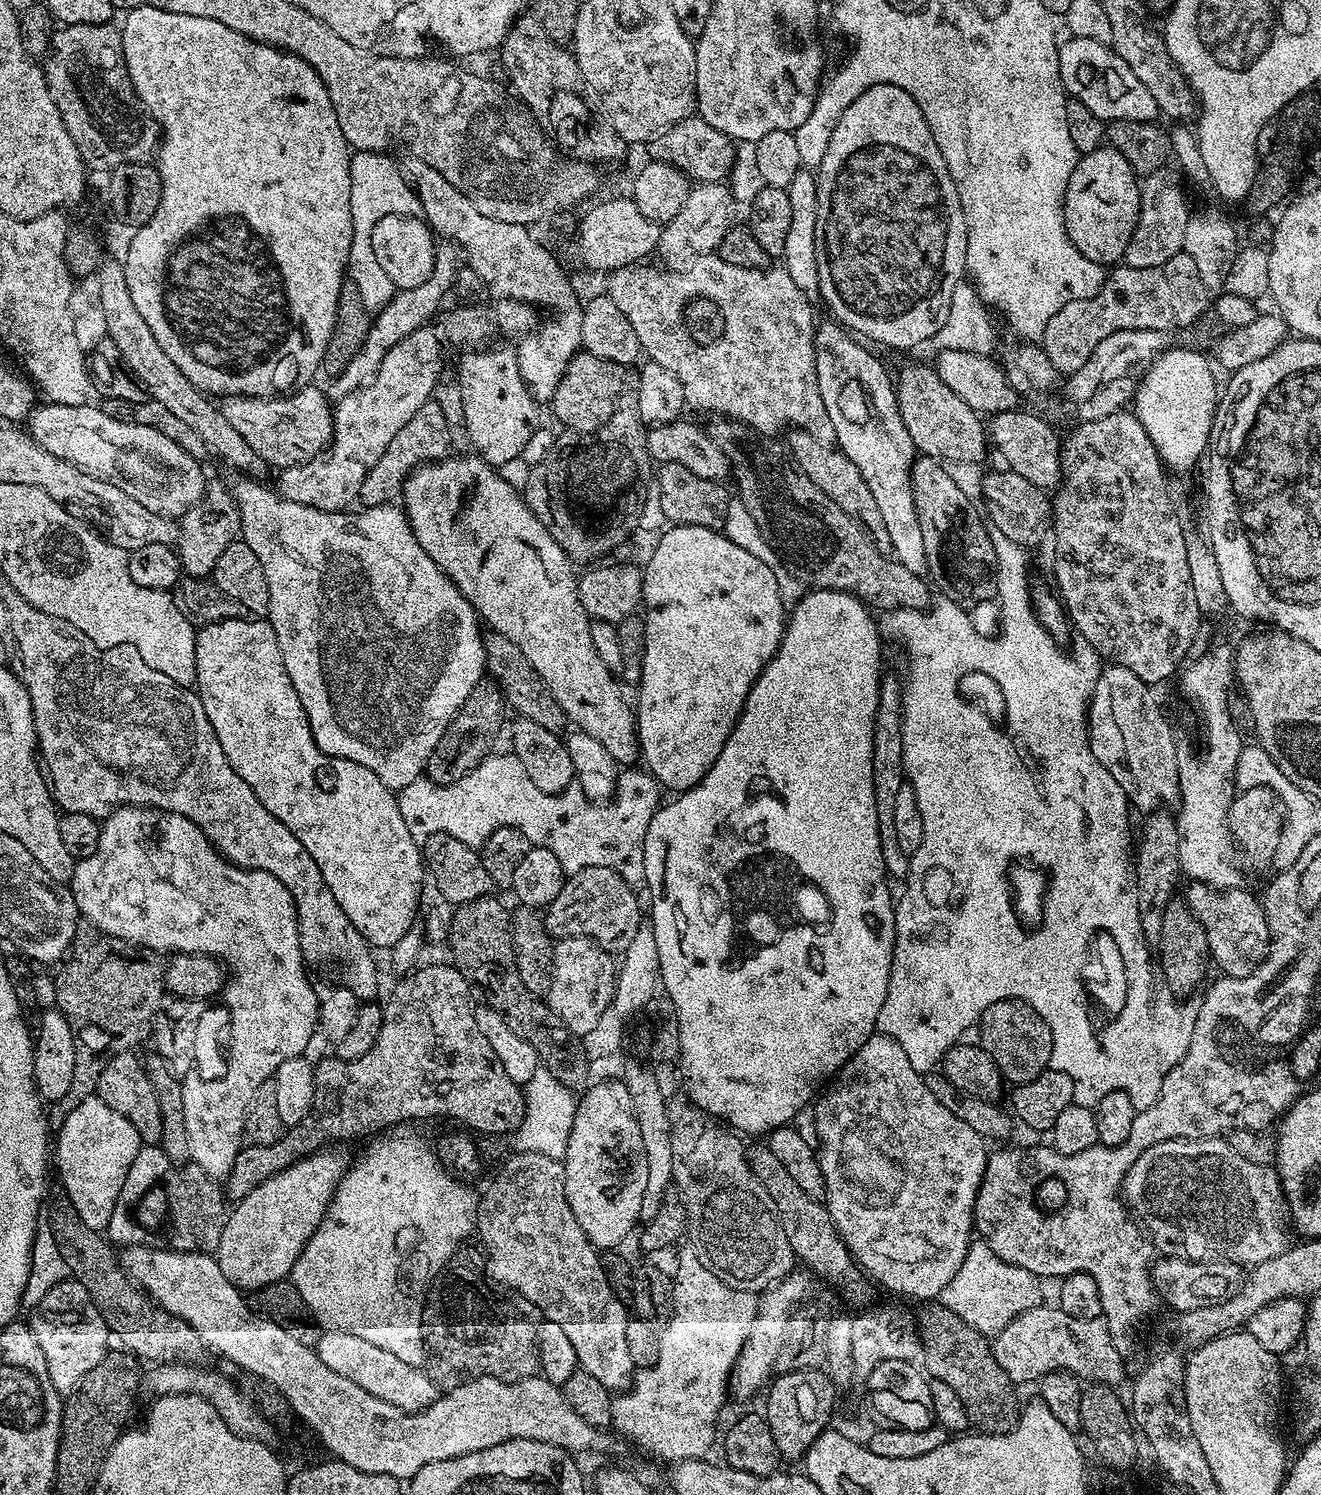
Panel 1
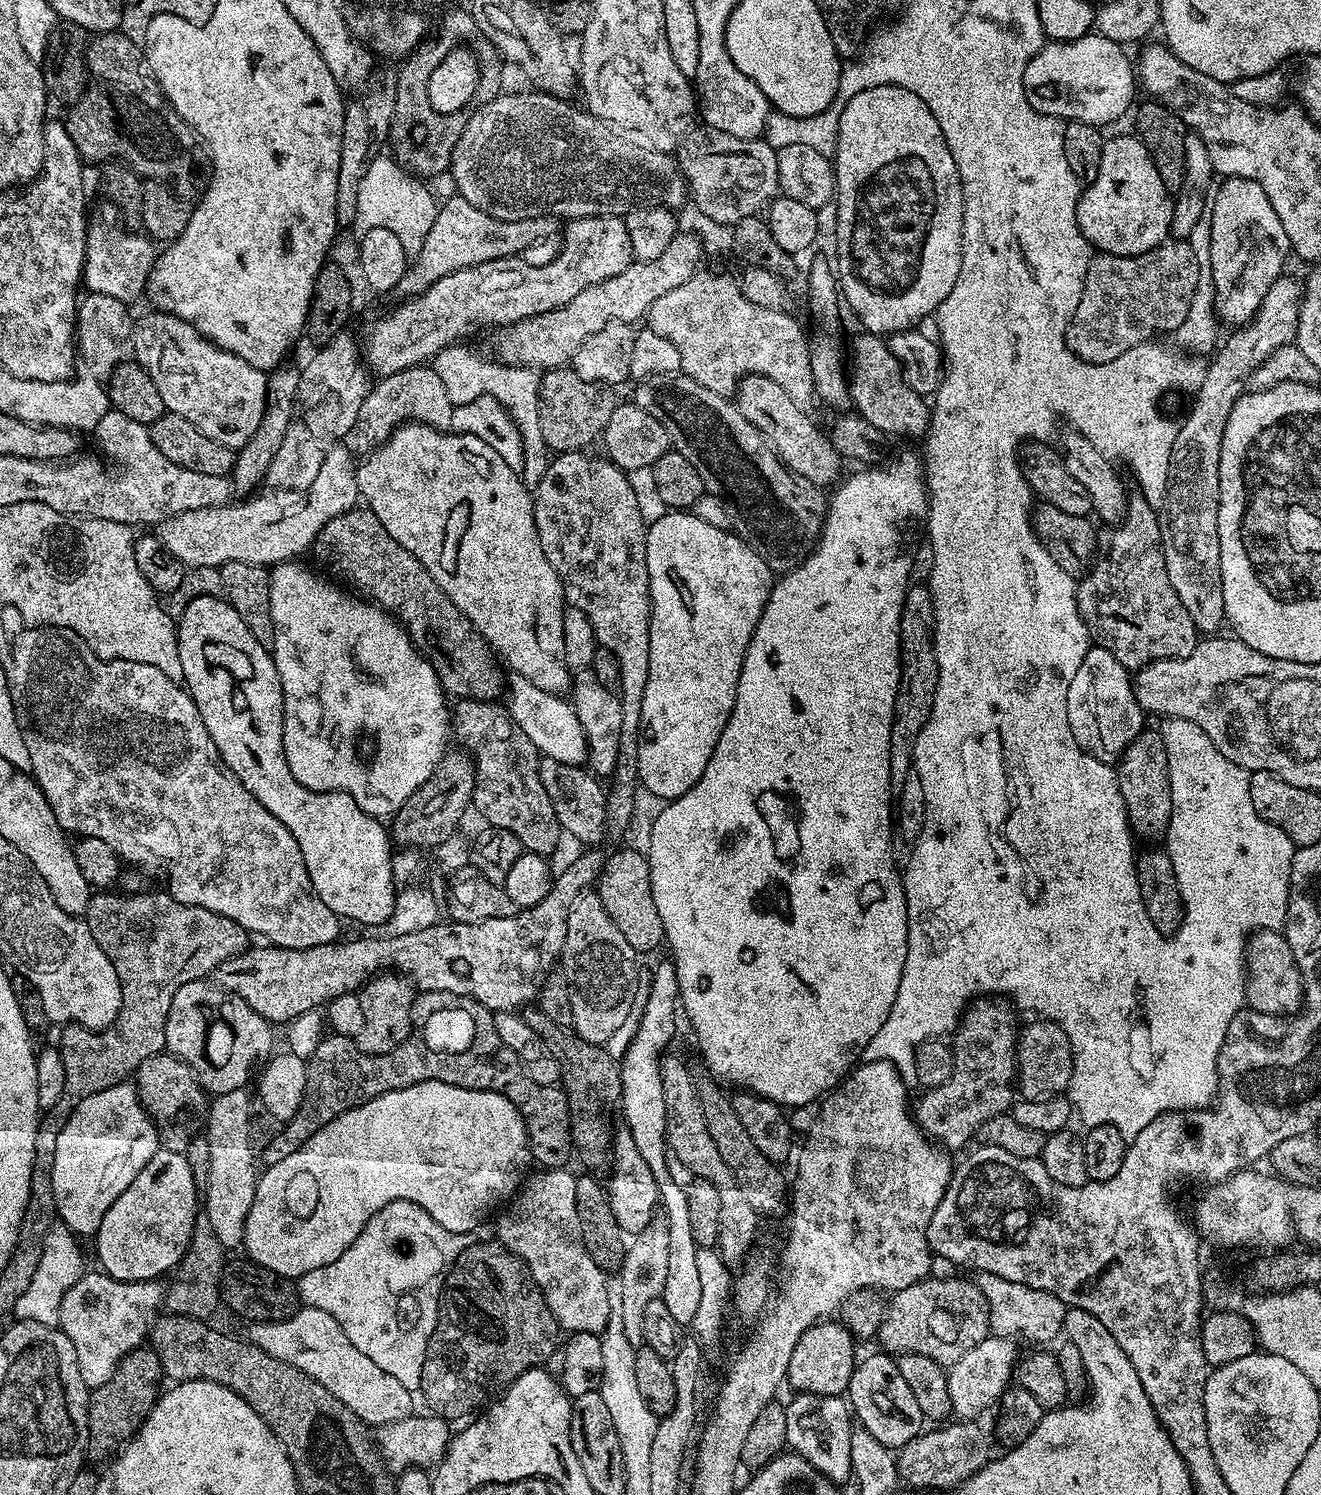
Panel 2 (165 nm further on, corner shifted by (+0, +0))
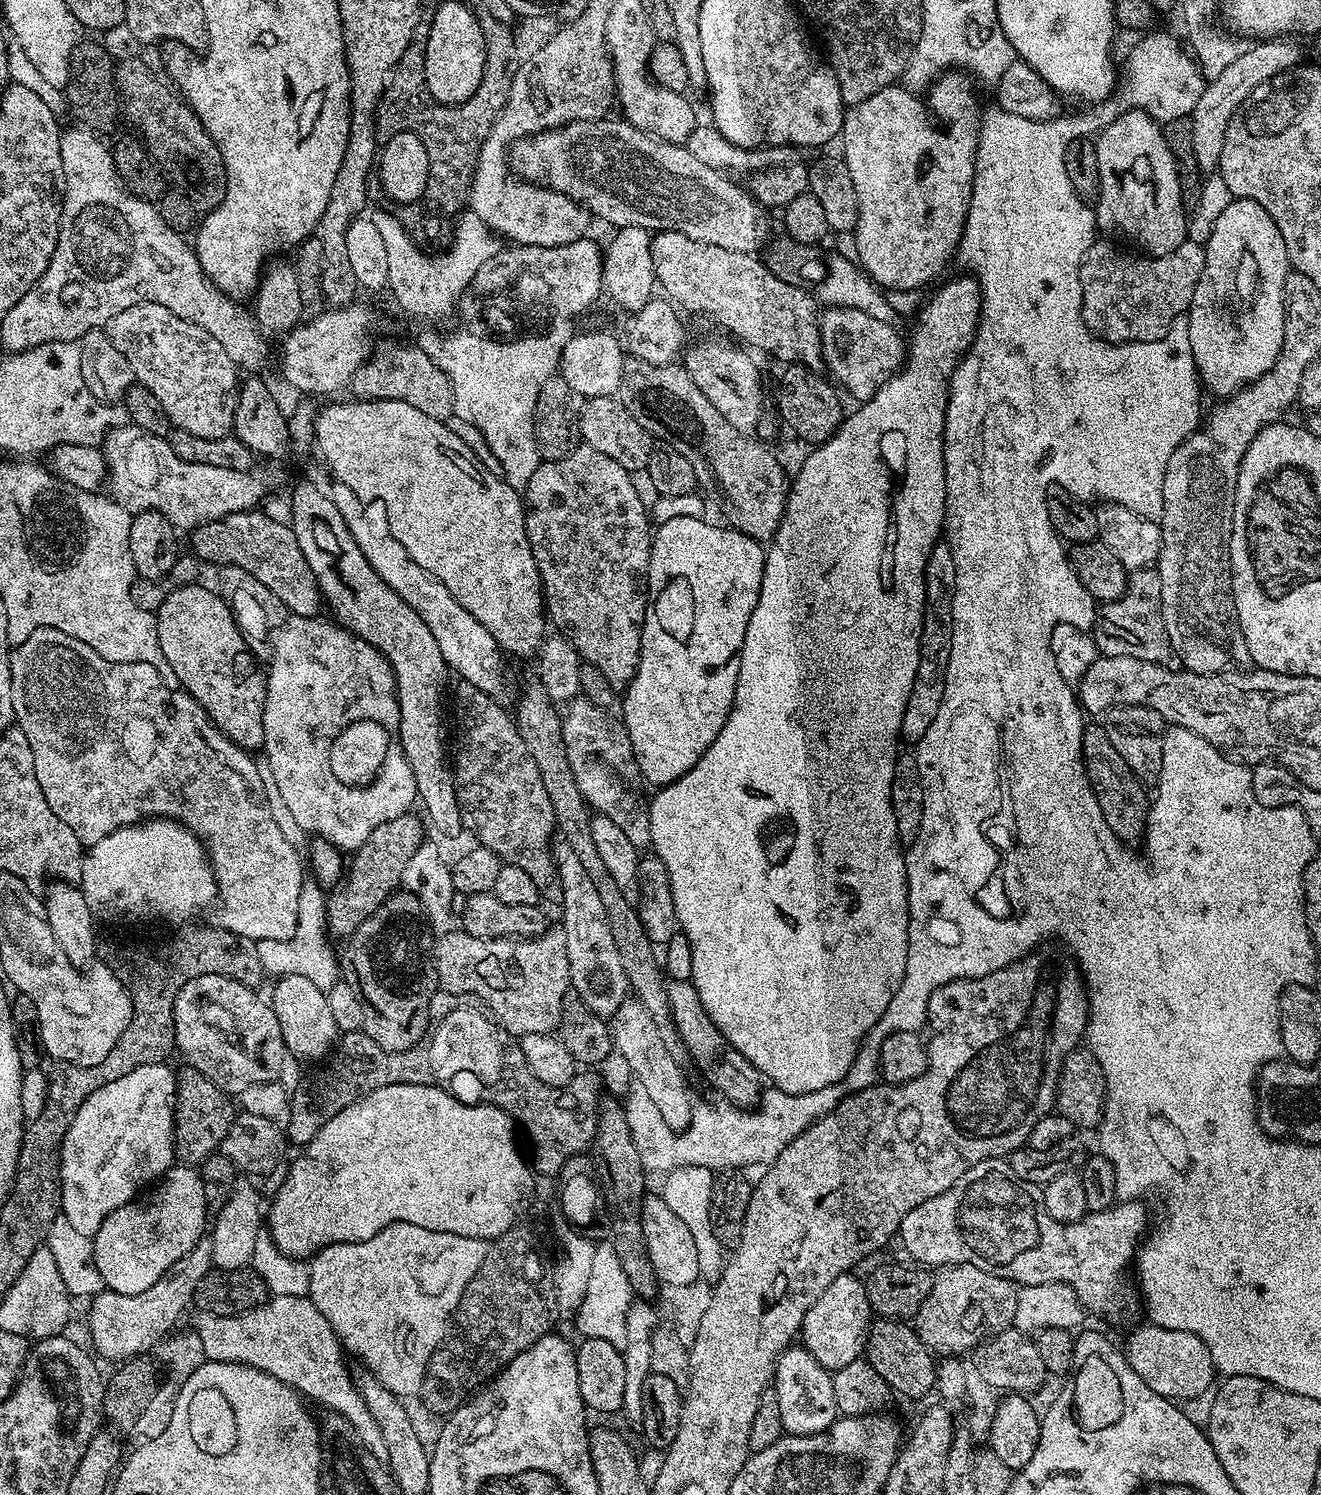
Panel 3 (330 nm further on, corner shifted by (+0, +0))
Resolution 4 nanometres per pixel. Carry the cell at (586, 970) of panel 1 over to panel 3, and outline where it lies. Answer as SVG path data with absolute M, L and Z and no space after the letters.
M562 839L555 841L554 855L556 857L556 873L560 875L560 881L562 882L562 898L564 899L562 927L566 934L566 954L570 962L571 991L574 993L575 999L587 1006L594 1014L611 1018L625 1000L629 999L630 989L626 978L626 970L622 970L618 946L614 946L614 937L610 934L610 921L606 919L606 906L602 906L594 882L590 882L590 874L586 874L586 869L575 856L574 850L570 850L566 841Z

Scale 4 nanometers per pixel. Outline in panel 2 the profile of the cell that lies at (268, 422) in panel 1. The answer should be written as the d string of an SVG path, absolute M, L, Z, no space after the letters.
M148 310L141 320L139 317L135 321L130 352L150 374L167 411L194 422L206 438L214 438L214 442L222 442L234 450L250 442L268 405L265 372L210 343L182 318L159 310Z

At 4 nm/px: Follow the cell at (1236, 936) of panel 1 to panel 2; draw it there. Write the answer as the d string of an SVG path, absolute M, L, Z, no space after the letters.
M1262 928L1253 932L1246 949L1246 1004L1251 1011L1270 1014L1271 1016L1284 1016L1292 1014L1303 1005L1304 983L1298 970L1298 962L1294 962L1294 950L1290 950L1290 942L1283 931L1271 928Z

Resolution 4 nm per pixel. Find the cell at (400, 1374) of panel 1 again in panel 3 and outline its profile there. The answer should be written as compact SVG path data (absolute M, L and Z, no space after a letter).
M273 1295L257 1308L239 1312L236 1316L211 1316L209 1312L200 1312L197 1317L194 1331L201 1336L208 1360L247 1364L290 1385L309 1401L325 1404L325 1409L346 1418L346 1422L354 1426L354 1434L362 1438L362 1446L366 1446L380 1464L387 1465L386 1438L382 1438L374 1414L370 1414L366 1402L362 1402L362 1394L356 1388L350 1368L348 1372L348 1364L344 1361L346 1354L336 1331L326 1318L322 1318L322 1310L318 1310L307 1295Z

